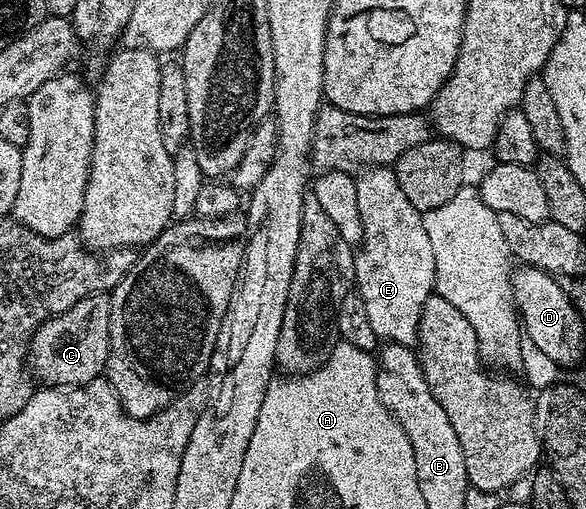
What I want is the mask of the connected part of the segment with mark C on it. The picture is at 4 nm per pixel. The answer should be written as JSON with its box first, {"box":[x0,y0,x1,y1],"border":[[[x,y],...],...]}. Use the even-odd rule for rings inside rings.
{"box":[27,292,111,387],"border":[[[106,292],[90,293],[85,299],[73,303],[69,311],[61,311],[56,317],[40,323],[27,348],[27,367],[34,380],[47,387],[70,387],[100,377],[106,370],[111,350],[110,314],[110,296]]]}

